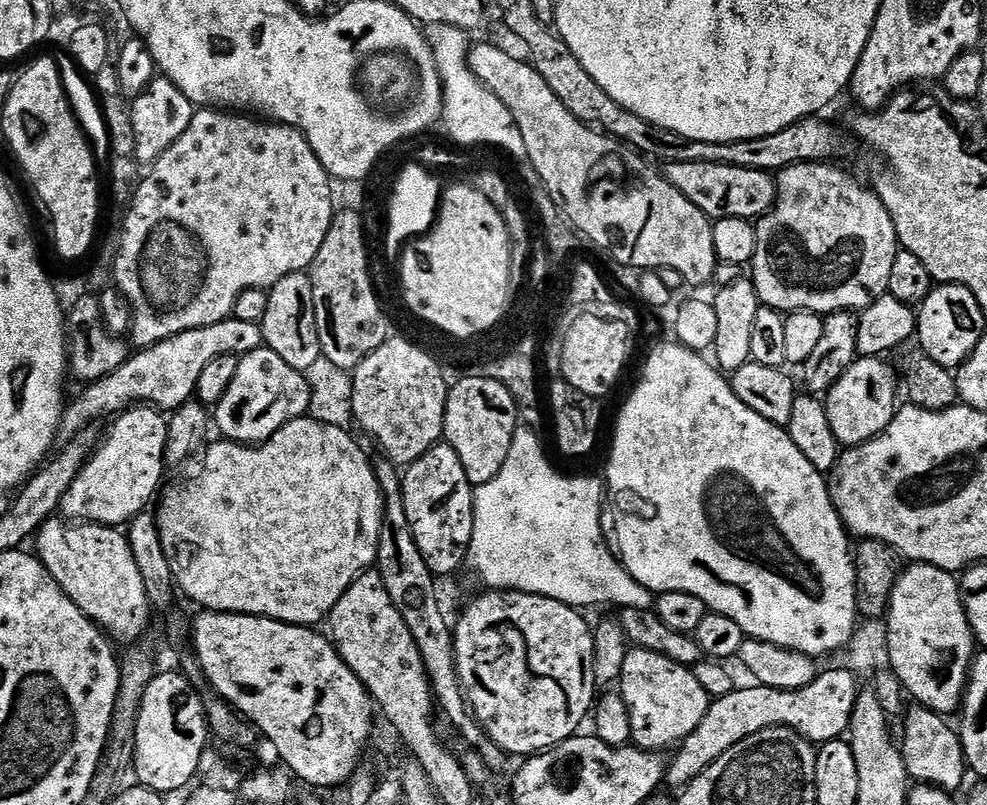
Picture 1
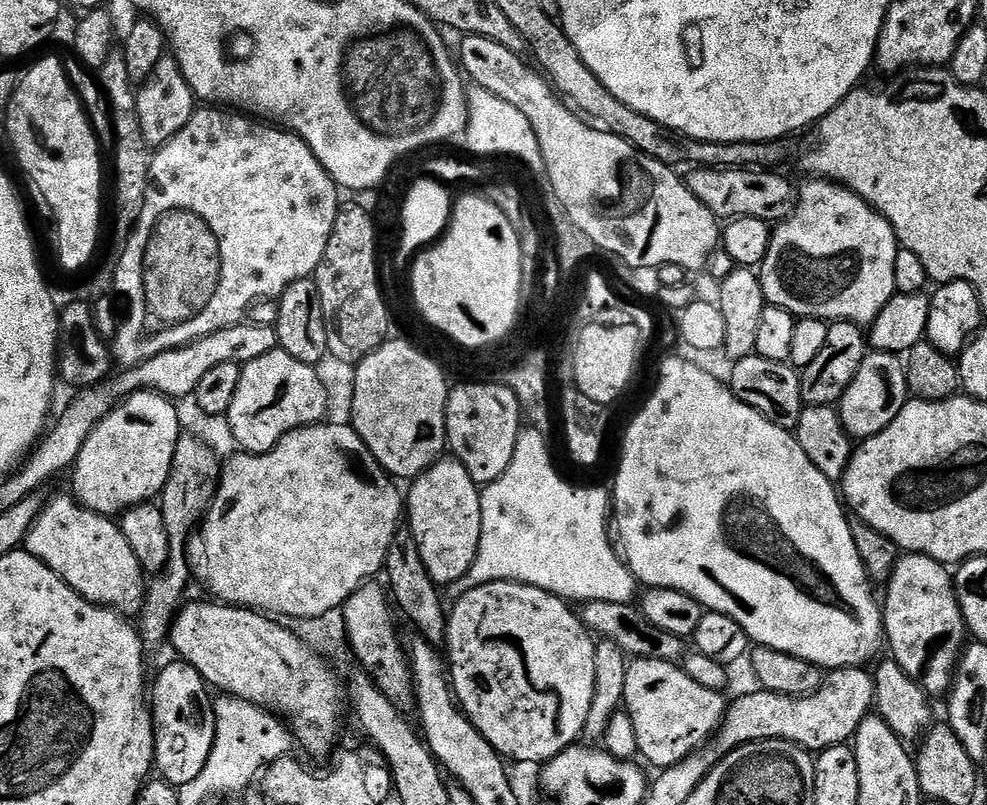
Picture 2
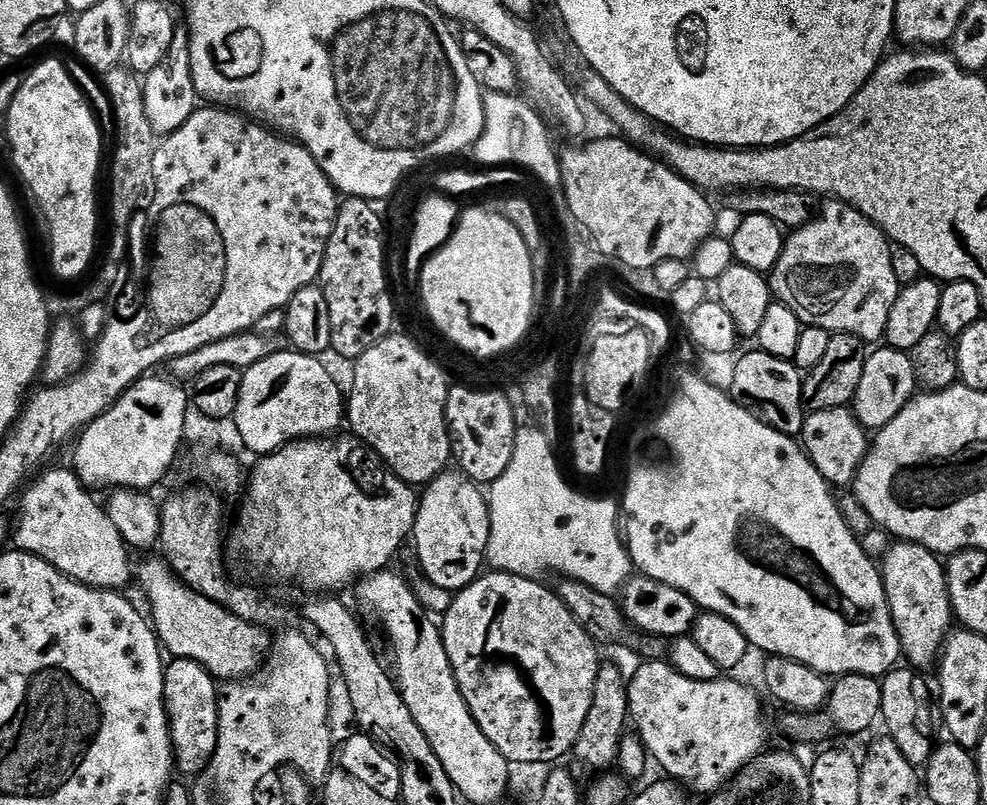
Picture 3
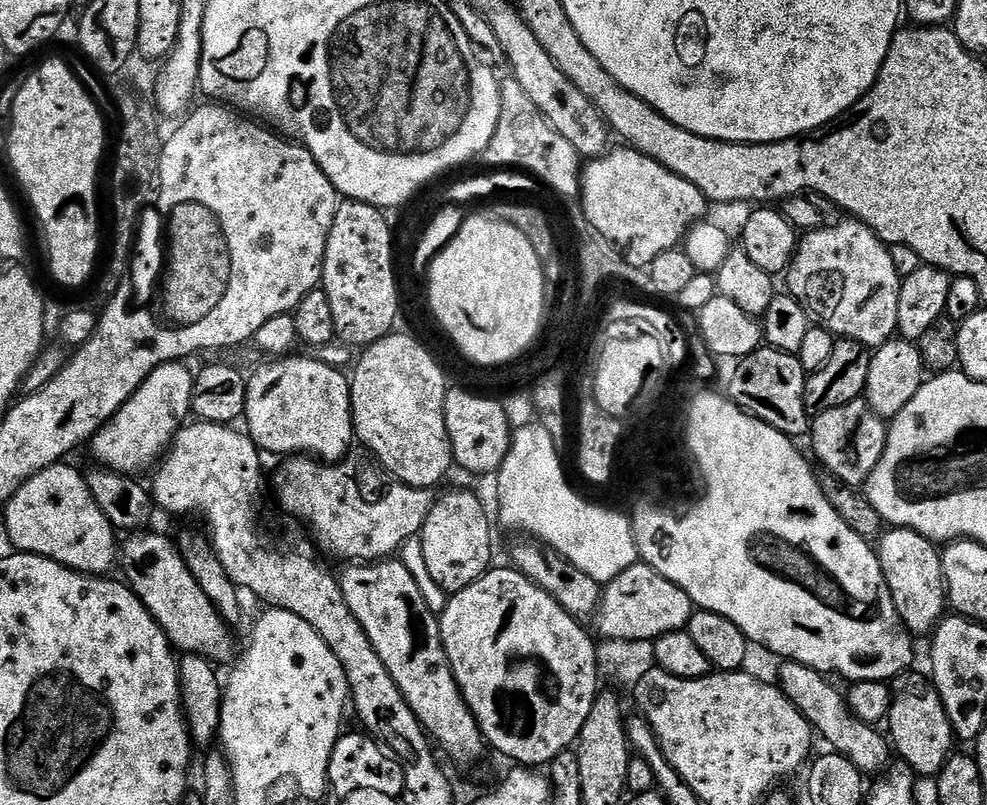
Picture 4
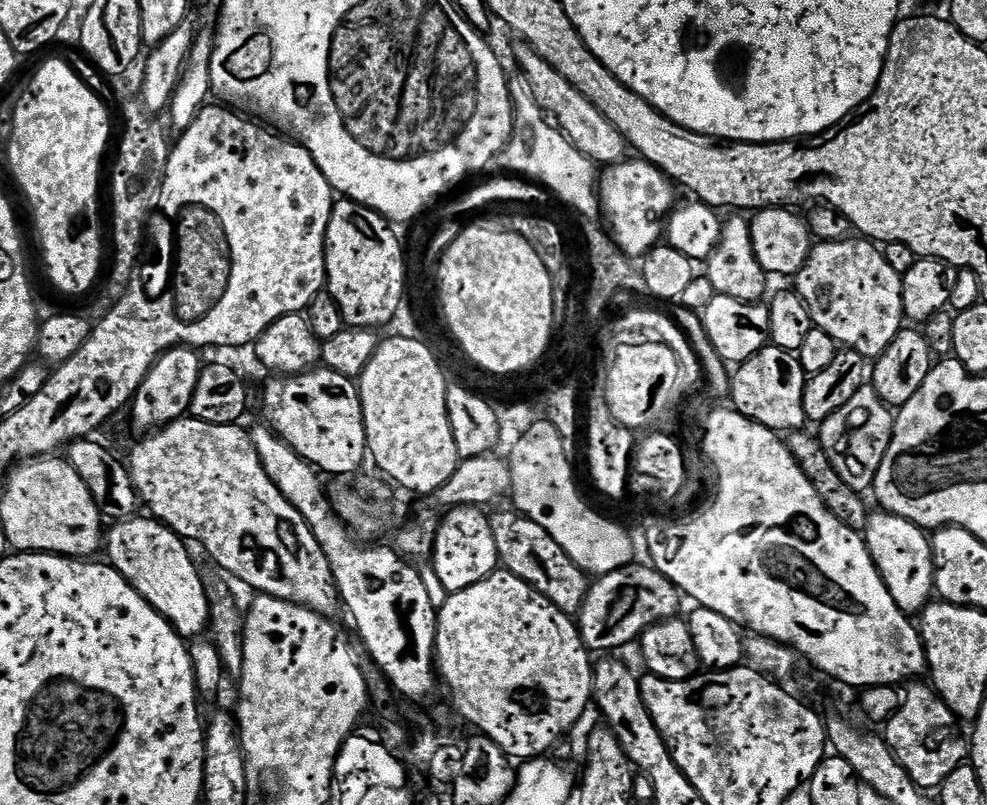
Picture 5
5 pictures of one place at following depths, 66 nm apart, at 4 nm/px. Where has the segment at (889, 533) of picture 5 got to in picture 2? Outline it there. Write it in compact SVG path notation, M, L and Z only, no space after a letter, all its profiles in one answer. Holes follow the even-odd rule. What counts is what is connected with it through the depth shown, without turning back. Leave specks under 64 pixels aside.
M913 552L897 559L886 587L888 593L882 596L882 615L891 659L916 680L925 693L947 693L966 644L964 615L956 601L953 573L934 558Z

